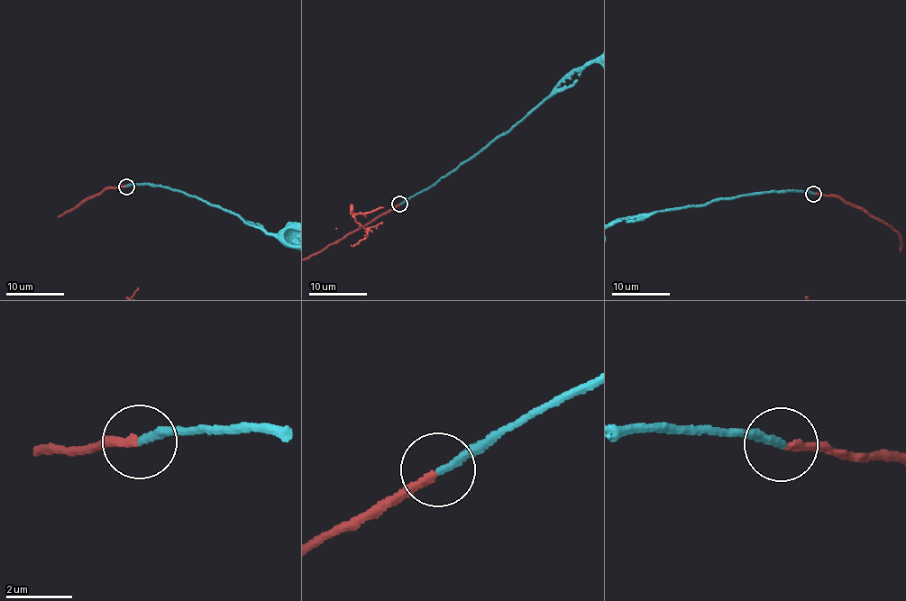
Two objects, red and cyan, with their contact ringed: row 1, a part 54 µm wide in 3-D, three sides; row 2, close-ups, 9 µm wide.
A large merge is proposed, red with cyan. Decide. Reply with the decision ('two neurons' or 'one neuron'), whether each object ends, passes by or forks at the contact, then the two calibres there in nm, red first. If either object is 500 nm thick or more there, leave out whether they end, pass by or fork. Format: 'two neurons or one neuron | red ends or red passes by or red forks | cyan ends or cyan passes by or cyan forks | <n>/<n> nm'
one neuron | red ends | cyan ends | 200/220 nm

